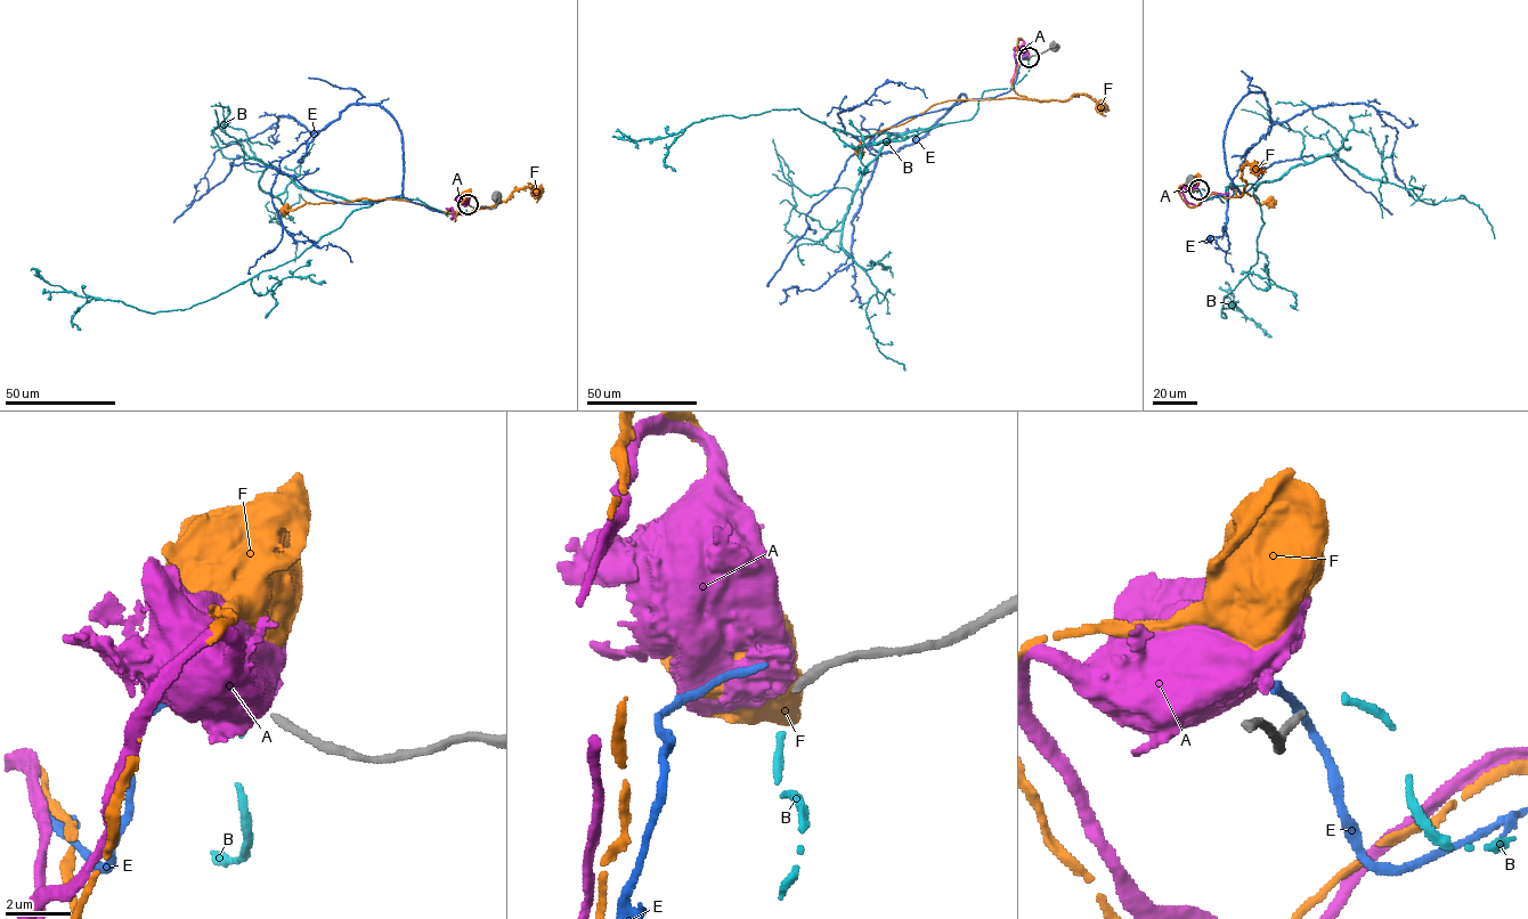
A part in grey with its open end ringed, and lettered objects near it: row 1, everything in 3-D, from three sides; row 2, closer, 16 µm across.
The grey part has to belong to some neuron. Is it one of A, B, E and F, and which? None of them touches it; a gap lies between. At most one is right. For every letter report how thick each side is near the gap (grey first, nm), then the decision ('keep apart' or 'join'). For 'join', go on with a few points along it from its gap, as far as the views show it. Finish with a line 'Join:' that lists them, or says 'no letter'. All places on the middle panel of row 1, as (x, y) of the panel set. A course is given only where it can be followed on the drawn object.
A: 260 nm thick on the grey side, 360 nm on the other; keep apart
B: 260 nm thick on the grey side, 240 nm on the other; join; it runs (1029, 61), (969, 120), (907, 138), (855, 136), (798, 108), (612, 136)
E: 260 nm thick on the grey side, 240 nm on the other; keep apart
F: 260 nm thick on the grey side, 750 nm on the other; keep apart
Join: B

